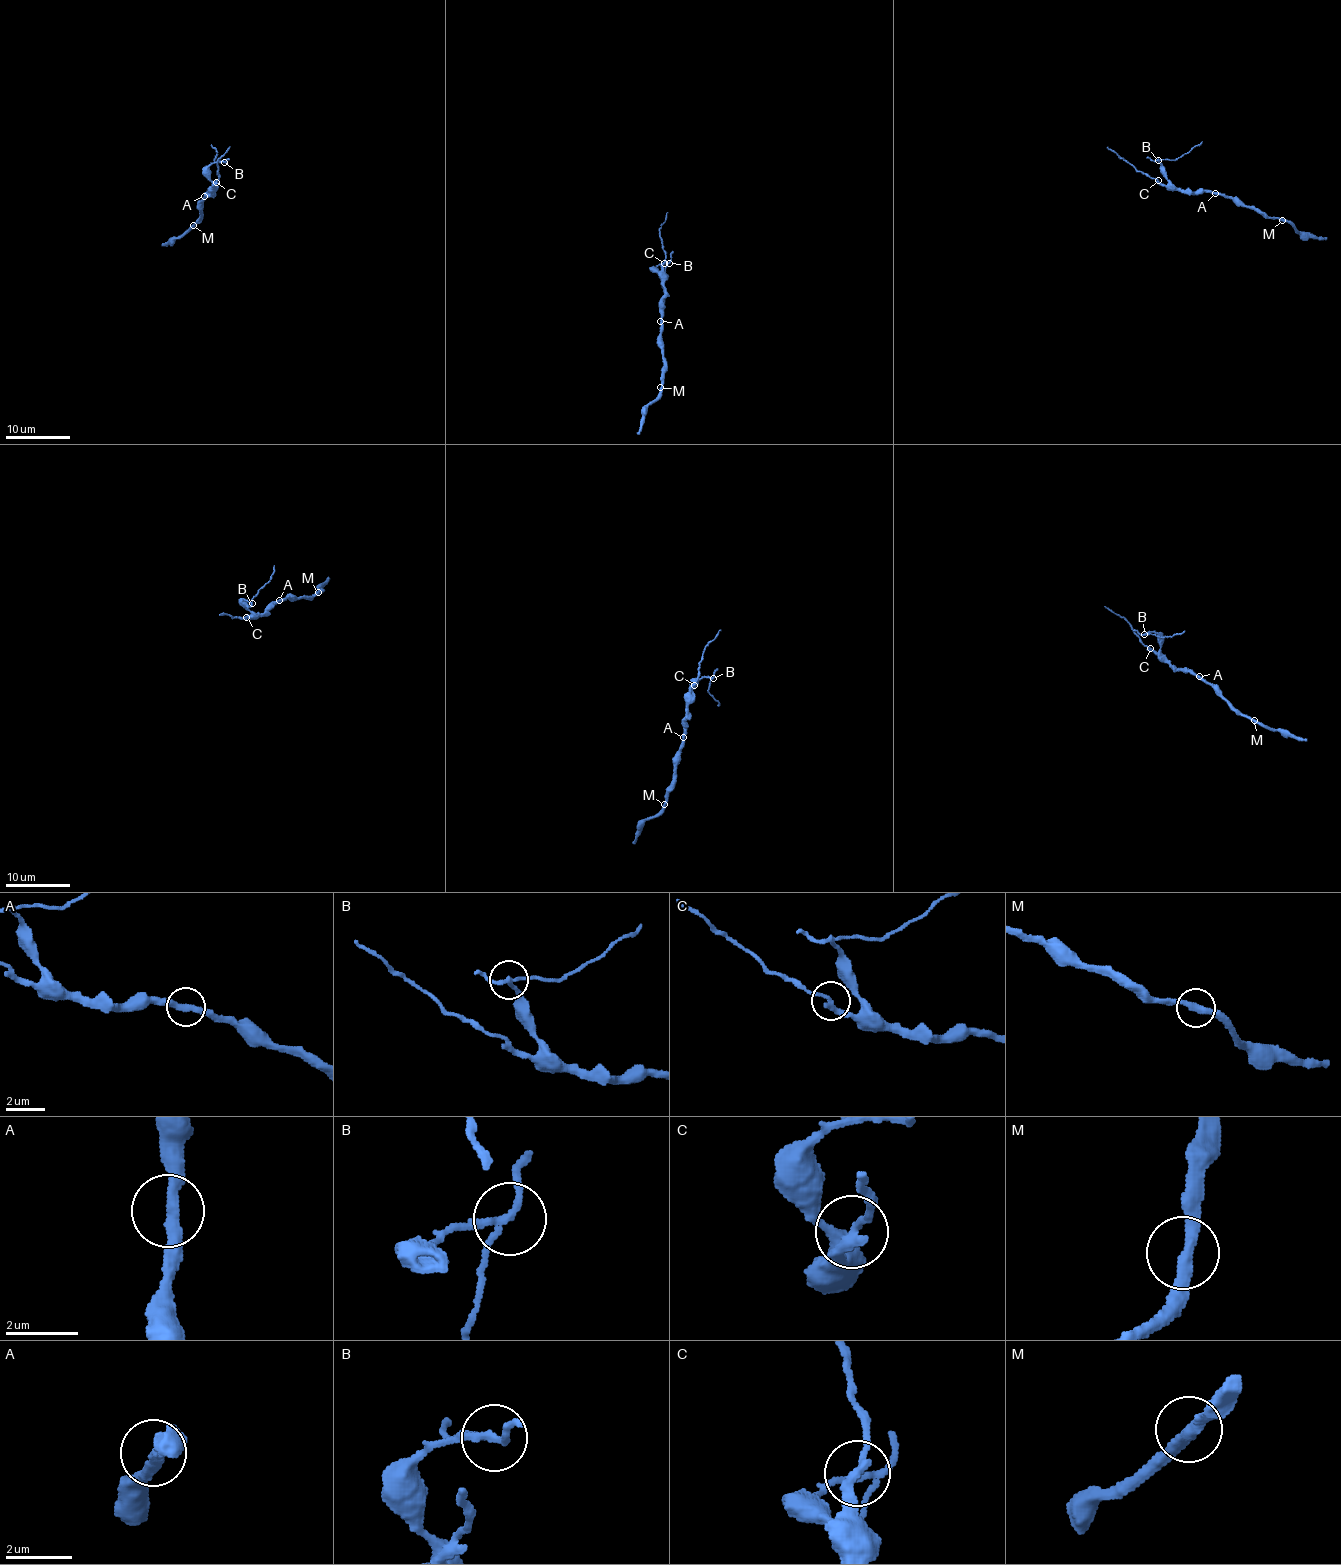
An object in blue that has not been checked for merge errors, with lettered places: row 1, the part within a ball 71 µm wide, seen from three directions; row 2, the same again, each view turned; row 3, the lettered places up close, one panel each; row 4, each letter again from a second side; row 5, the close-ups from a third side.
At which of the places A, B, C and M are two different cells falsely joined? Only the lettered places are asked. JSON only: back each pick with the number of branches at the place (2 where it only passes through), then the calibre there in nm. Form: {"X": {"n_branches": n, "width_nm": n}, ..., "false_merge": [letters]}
{"B": {"n_branches": 3, "width_nm": 170}, "C": {"n_branches": 2, "width_nm": 260}, "false_merge": ["B", "C"]}

